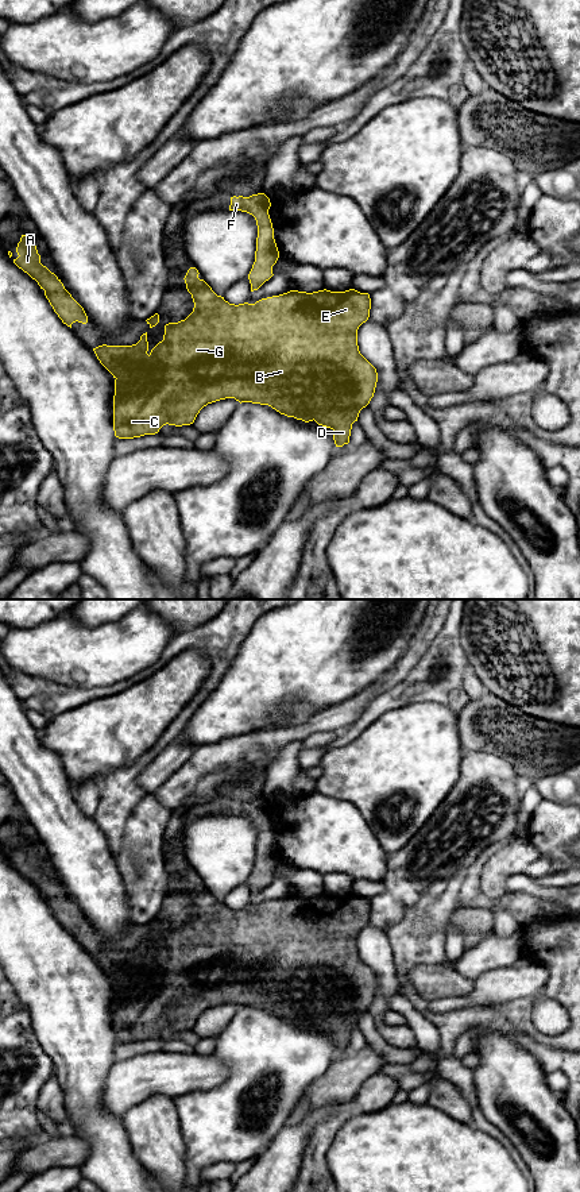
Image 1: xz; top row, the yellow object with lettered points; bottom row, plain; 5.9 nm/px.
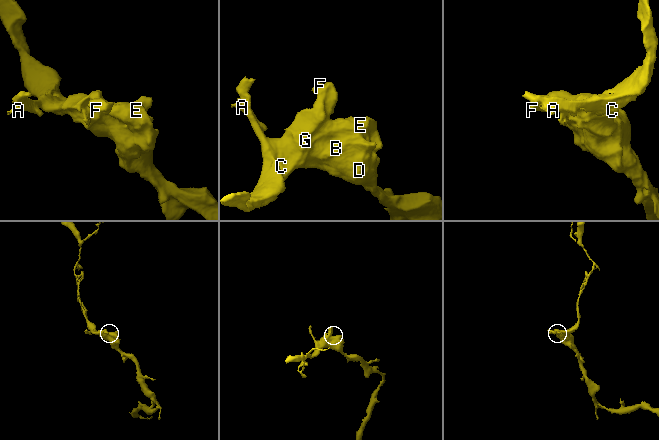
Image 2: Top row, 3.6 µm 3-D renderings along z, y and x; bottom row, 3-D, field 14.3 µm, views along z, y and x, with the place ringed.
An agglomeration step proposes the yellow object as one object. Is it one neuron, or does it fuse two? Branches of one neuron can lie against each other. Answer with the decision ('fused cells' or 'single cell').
single cell

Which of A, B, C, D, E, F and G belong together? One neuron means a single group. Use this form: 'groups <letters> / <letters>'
groups A B C D E F G

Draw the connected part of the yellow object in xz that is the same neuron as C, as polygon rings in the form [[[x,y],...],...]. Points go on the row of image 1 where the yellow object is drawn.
[[[190,267],[183,278],[194,302],[193,312],[185,320],[166,324],[163,340],[150,354],[147,332],[132,346],[103,344],[93,348],[100,363],[115,378],[115,436],[134,439],[155,435],[166,424],[190,425],[208,404],[235,398],[240,404],[268,405],[281,414],[305,423],[314,420],[333,431],[336,447],[348,444],[352,424],[370,404],[378,382],[376,369],[360,354],[357,346],[357,329],[370,317],[370,294],[355,289],[313,293],[290,290],[255,304],[235,305],[217,296],[198,274],[196,267]]]

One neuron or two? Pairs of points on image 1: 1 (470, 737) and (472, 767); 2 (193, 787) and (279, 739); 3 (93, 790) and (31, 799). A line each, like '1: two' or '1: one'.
1: two
2: one
3: two

